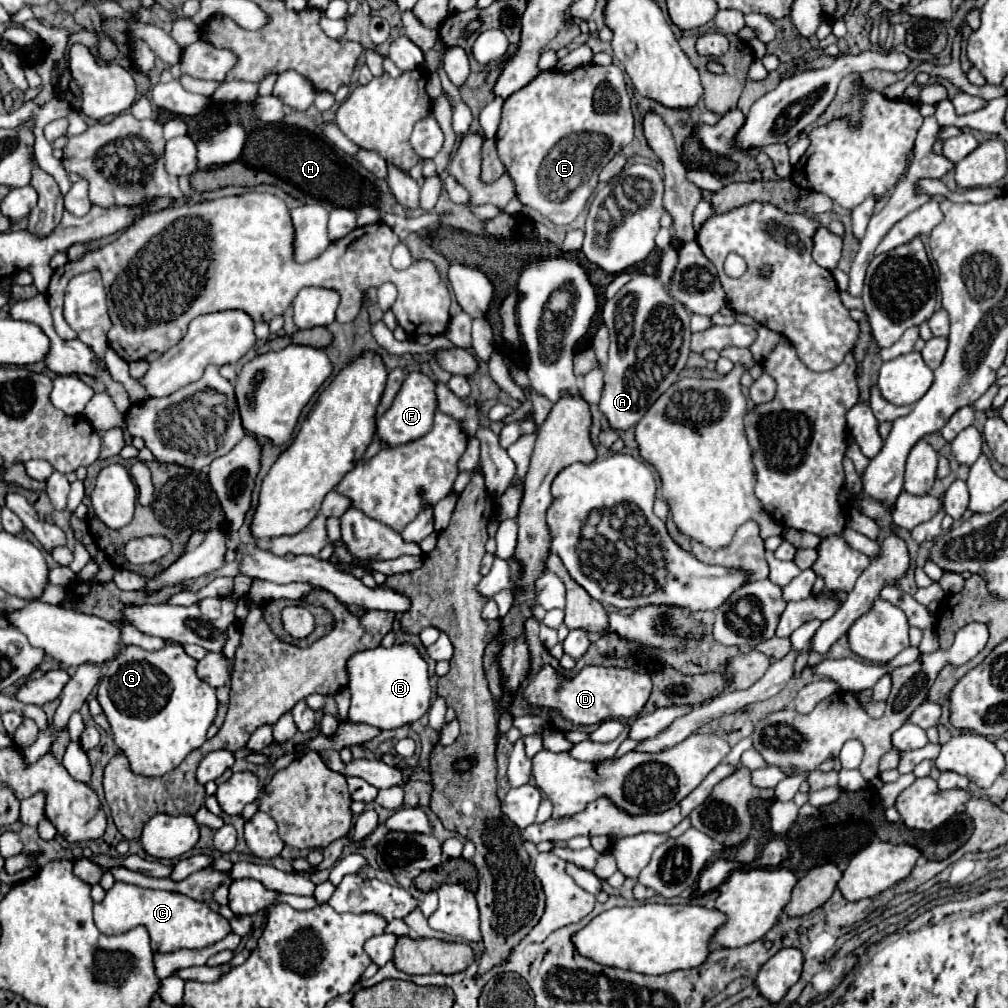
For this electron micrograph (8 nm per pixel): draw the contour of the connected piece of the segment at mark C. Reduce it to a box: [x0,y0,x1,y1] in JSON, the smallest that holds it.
[94,882,230,954]

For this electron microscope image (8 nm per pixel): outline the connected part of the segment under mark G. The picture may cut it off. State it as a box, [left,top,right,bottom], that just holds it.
[98,644,218,776]

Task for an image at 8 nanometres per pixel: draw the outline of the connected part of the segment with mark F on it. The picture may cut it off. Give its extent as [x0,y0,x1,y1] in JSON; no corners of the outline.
[376,372,438,448]

